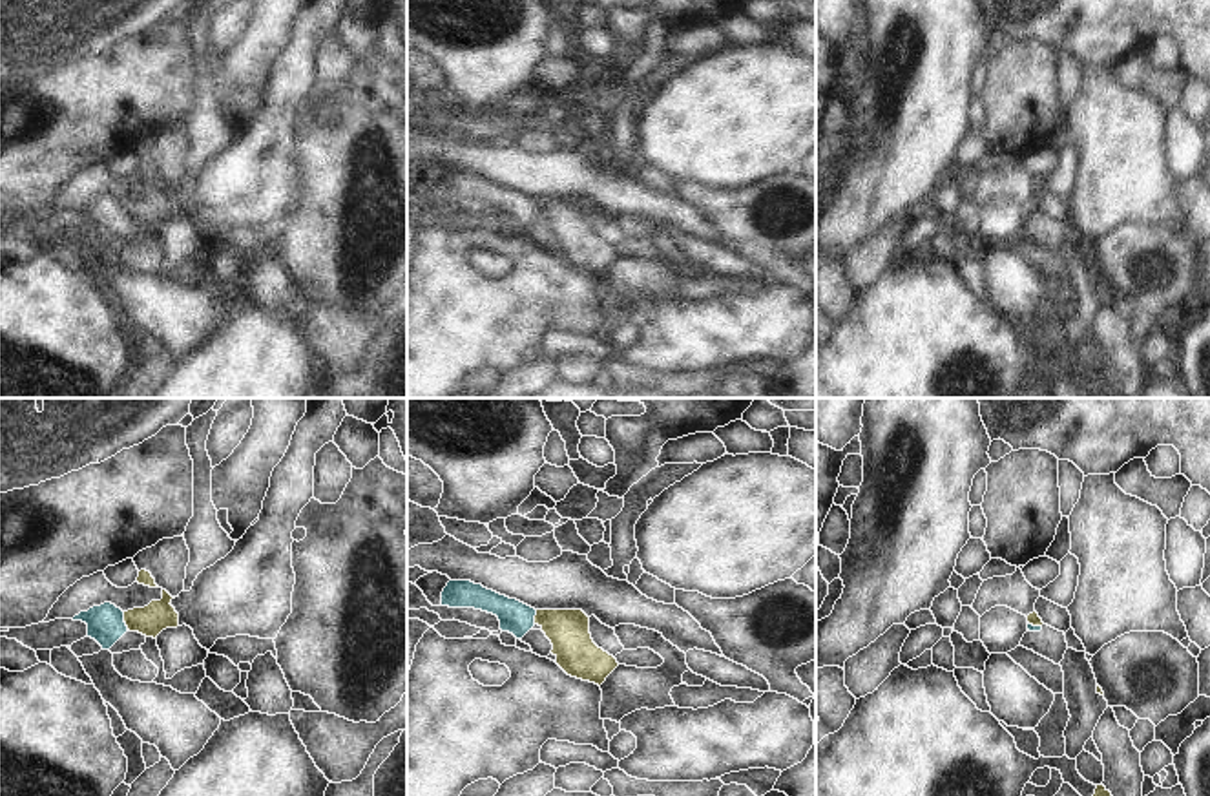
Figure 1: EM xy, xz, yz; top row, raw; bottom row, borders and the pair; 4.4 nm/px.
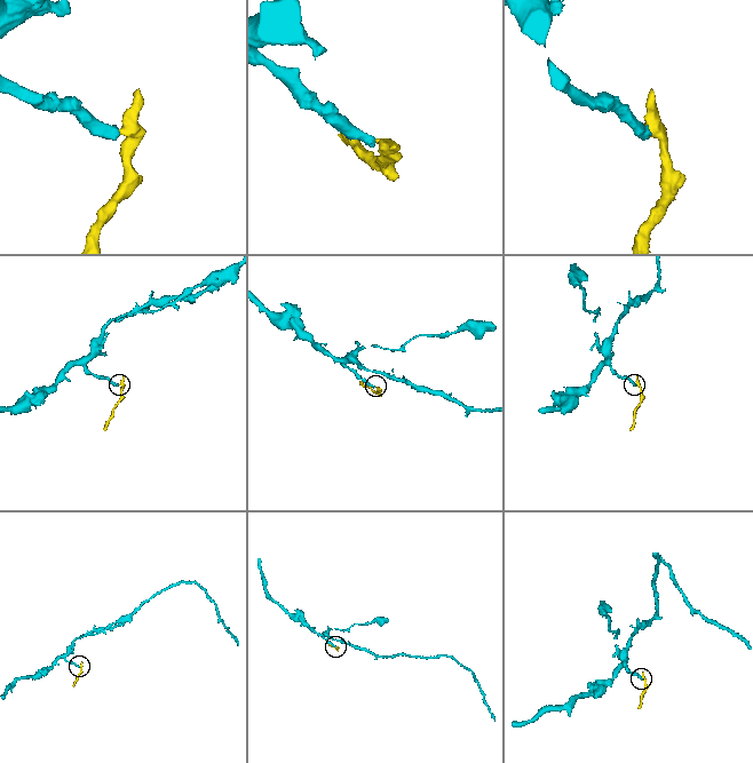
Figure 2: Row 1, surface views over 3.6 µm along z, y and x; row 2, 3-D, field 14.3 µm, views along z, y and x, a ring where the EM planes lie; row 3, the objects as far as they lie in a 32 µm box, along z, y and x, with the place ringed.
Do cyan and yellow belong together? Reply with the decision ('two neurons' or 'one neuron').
two neurons

